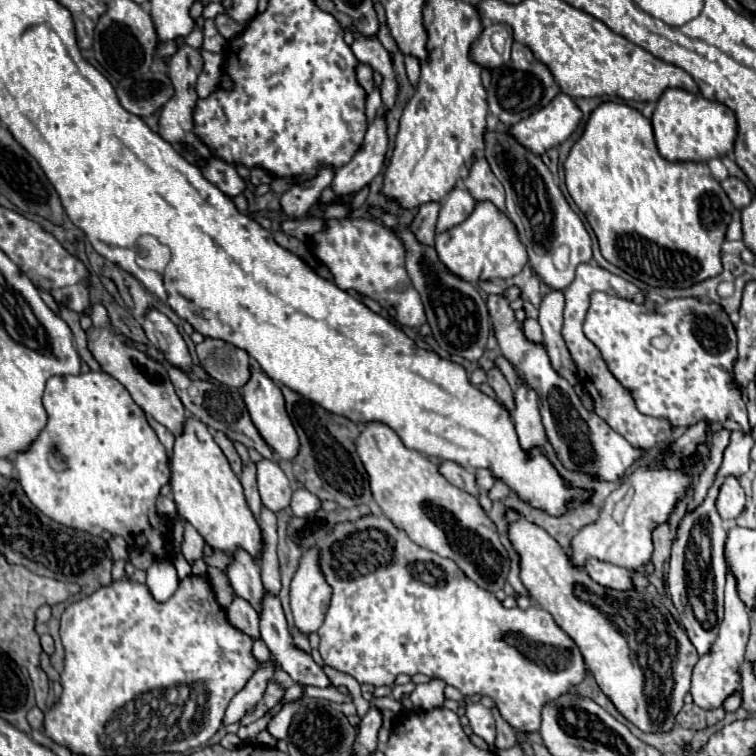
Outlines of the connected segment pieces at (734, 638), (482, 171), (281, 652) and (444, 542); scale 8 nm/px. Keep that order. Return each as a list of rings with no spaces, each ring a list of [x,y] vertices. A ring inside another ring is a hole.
[[[727,573],[727,585],[725,585],[725,619],[721,623],[719,635],[713,641],[709,653],[701,655],[695,669],[693,669],[693,681],[691,681],[691,695],[695,705],[701,709],[713,711],[723,707],[725,699],[739,691],[741,687],[741,663],[745,659],[745,647],[749,639],[749,611],[745,603],[735,595],[735,579],[731,579],[731,573]]]
[[[479,155],[475,157],[469,175],[465,177],[465,187],[471,191],[471,195],[477,201],[493,201],[501,211],[503,203],[505,203],[505,193],[503,193],[503,185],[499,183],[499,179],[495,179],[495,175],[491,175],[491,169],[487,167],[487,161]]]
[[[265,593],[265,599],[263,599],[263,611],[259,615],[259,625],[261,625],[261,639],[265,641],[265,645],[269,647],[273,659],[291,675],[293,681],[301,683],[303,687],[307,685],[315,685],[315,687],[329,687],[329,679],[327,675],[321,671],[321,667],[311,659],[309,653],[301,651],[295,643],[293,643],[293,637],[289,633],[289,627],[287,627],[287,621],[285,621],[285,615],[283,615],[283,609],[281,609],[281,601],[269,593]]]
[[[381,421],[365,423],[363,431],[355,439],[355,447],[357,447],[357,455],[363,461],[365,471],[369,475],[369,487],[371,487],[373,499],[381,507],[385,517],[389,517],[399,529],[403,529],[417,545],[427,547],[427,549],[431,549],[431,551],[435,551],[443,557],[453,559],[465,571],[465,575],[469,579],[479,583],[479,587],[483,587],[491,593],[503,589],[503,583],[505,583],[507,571],[509,571],[509,555],[503,549],[501,541],[499,541],[499,535],[497,535],[497,529],[495,529],[493,521],[479,507],[477,497],[467,495],[465,491],[451,485],[439,473],[437,463],[433,463],[431,459],[427,459],[425,455],[421,455],[415,449],[407,449],[401,443],[399,435]]]

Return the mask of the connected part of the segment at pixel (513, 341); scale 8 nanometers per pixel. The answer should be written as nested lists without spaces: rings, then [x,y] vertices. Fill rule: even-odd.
[[[511,285],[503,295],[489,295],[487,297],[487,307],[489,315],[493,321],[495,337],[499,343],[499,353],[513,363],[517,369],[519,379],[537,393],[539,399],[539,409],[541,409],[541,419],[543,427],[547,431],[547,439],[551,447],[555,449],[559,461],[575,473],[585,473],[591,479],[615,483],[625,475],[625,471],[641,459],[647,451],[633,447],[623,435],[615,433],[601,417],[597,417],[593,411],[587,411],[577,397],[575,389],[563,379],[551,365],[547,349],[541,343],[533,343],[525,337],[523,325],[515,319],[515,311],[511,309],[511,301],[519,299],[521,289]]]

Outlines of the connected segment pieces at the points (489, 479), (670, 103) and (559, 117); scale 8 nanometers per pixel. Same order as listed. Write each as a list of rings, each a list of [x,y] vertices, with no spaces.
[[[477,469],[477,483],[481,489],[489,491],[495,485],[495,481],[497,481],[497,477],[489,469]]]
[[[667,89],[661,95],[651,123],[655,131],[657,149],[667,161],[707,163],[711,159],[721,159],[733,149],[737,137],[737,119],[729,107],[715,101],[707,101],[705,97],[693,95],[683,89]]]
[[[559,93],[547,107],[515,123],[511,133],[519,139],[519,143],[541,155],[541,149],[547,151],[557,147],[557,143],[563,143],[571,133],[575,133],[581,117],[583,113],[575,101],[569,95]]]

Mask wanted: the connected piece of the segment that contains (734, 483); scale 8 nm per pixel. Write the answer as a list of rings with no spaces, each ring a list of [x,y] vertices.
[[[735,477],[725,479],[725,483],[719,491],[719,497],[717,497],[717,509],[719,509],[719,515],[723,519],[729,519],[729,521],[743,515],[745,493],[743,493],[743,489]]]

